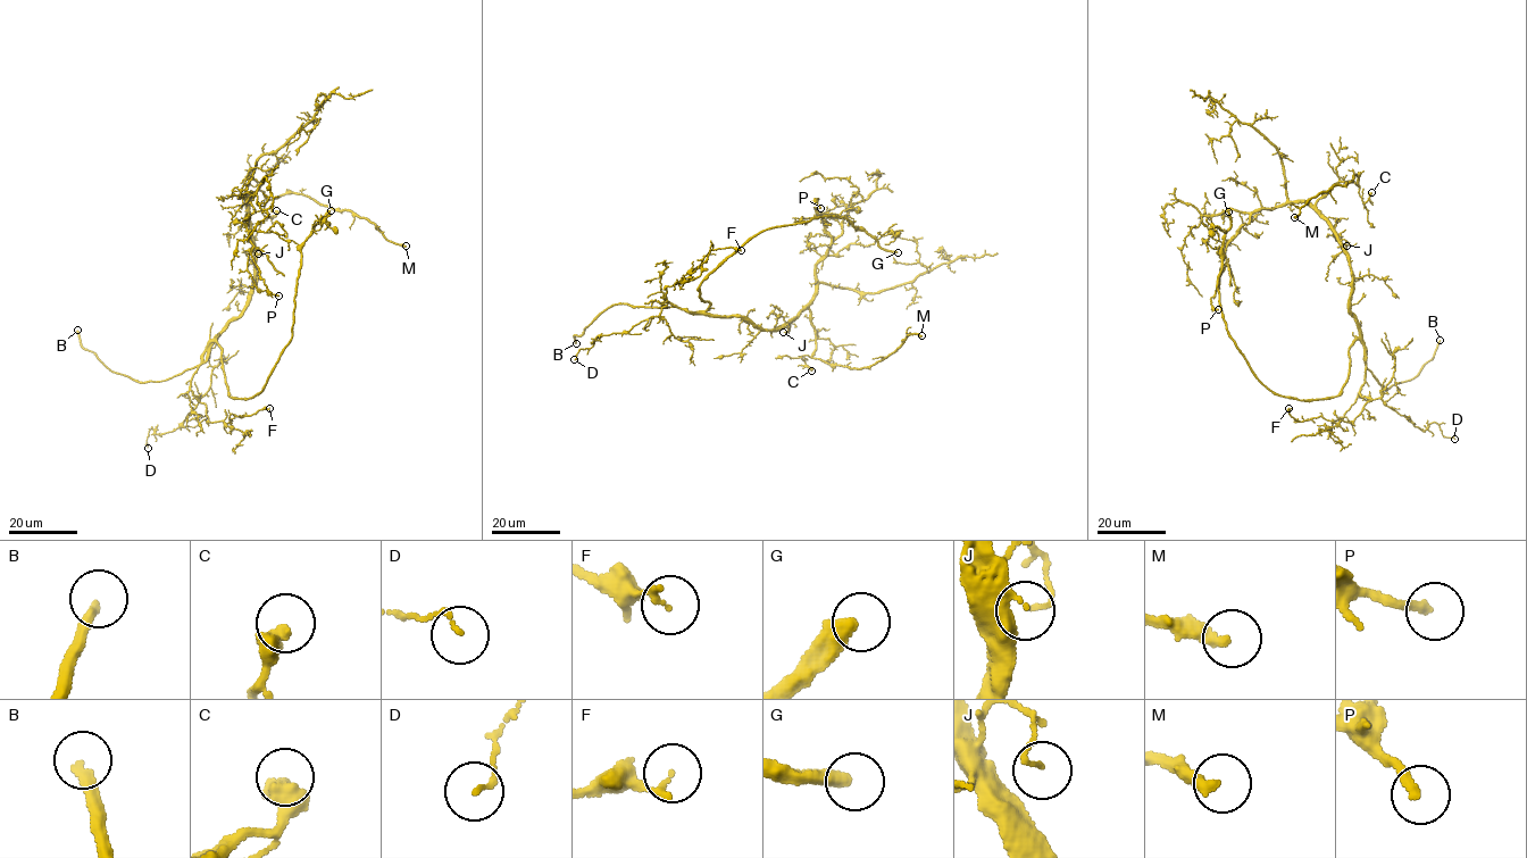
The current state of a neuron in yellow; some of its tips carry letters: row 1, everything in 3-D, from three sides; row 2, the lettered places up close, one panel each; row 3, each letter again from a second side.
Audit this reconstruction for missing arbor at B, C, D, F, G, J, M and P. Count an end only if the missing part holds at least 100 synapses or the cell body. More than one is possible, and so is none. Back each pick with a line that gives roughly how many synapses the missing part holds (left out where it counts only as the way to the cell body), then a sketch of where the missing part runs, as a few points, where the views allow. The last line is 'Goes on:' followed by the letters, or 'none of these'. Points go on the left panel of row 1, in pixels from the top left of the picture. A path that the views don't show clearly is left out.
B: course (77, 330), (63, 316), (40, 310)
G: 350 synapses; course (331, 210), (332, 186), (317, 174), (307, 185), (314, 193), (373, 161), (416, 158), (443, 197), (445, 228)
Goes on: B, G

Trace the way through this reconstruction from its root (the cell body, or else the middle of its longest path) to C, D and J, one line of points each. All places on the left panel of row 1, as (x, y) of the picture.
C: (223, 330), (242, 313), (251, 286), (248, 203), (259, 190), (266, 200), (263, 214), (270, 217), (276, 210)
D: (223, 330), (191, 380), (190, 390), (200, 402), (172, 432), (158, 435), (151, 426), (148, 448)
J: (223, 330), (247, 303), (258, 253)

